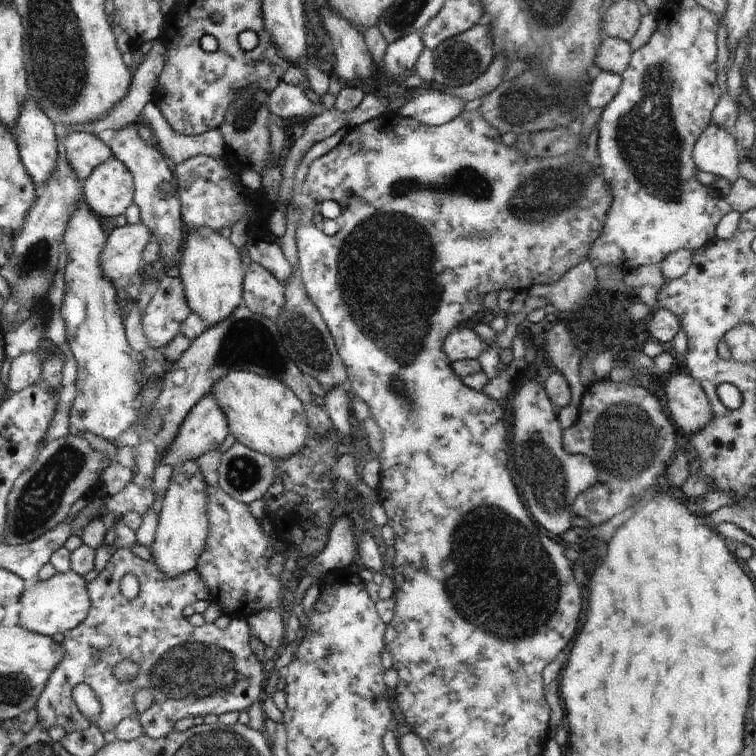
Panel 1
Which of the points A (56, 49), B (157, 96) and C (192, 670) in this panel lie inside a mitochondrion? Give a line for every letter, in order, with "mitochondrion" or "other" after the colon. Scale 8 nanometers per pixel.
A: mitochondrion
B: other
C: mitochondrion

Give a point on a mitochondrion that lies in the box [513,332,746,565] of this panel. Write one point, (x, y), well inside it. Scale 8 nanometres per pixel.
(623, 433)

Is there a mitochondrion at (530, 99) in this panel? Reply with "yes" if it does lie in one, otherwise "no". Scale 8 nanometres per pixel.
yes

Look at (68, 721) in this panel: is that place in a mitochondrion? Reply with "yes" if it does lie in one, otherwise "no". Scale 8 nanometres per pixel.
no

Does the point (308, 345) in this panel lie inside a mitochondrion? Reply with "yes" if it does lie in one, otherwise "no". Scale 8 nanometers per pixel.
yes

